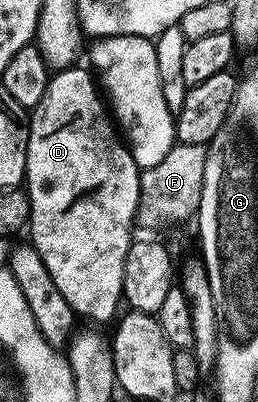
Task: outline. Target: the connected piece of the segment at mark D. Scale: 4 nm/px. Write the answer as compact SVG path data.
M72 66L56 71L47 81L46 94L43 95L41 102L33 109L29 116L29 127L27 130L27 174L25 177L25 191L28 200L31 201L31 214L29 217L31 237L29 237L29 240L37 250L41 262L45 264L45 270L49 270L49 274L53 278L57 290L61 290L62 296L65 297L65 302L69 302L69 306L75 312L76 317L83 319L84 316L87 320L113 319L112 321L114 321L116 319L115 311L118 310L119 304L121 308L121 301L123 300L125 258L127 257L127 251L131 249L133 243L130 224L134 225L136 223L139 211L139 174L141 169L135 165L135 159L131 156L130 147L124 143L120 133L117 131L116 125L109 119L109 108L105 103L104 97L97 91L96 77L90 71L87 73L85 69L79 67Z

